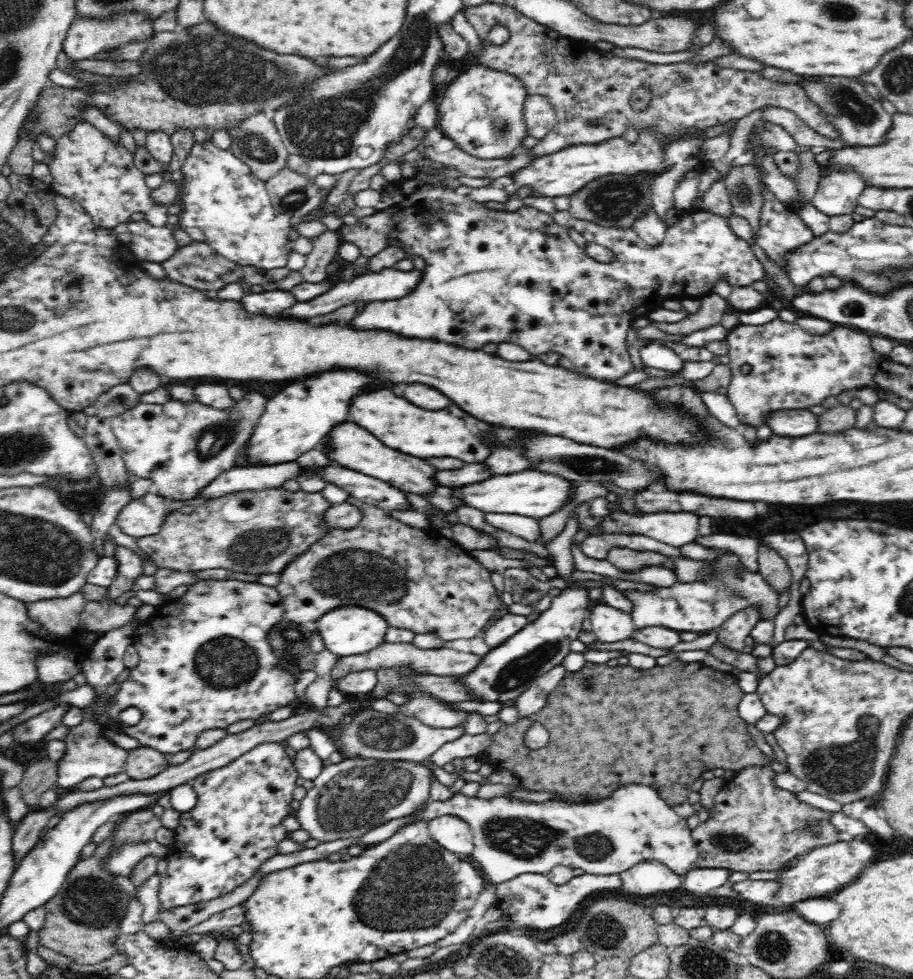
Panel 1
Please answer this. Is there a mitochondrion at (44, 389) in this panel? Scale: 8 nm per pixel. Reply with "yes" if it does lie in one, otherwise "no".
no

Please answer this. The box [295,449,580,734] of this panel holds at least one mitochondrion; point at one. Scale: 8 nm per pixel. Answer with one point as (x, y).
(351, 574)

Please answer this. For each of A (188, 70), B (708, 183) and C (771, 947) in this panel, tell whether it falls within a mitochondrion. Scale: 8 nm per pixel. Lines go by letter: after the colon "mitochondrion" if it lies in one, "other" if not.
A: mitochondrion
B: other
C: mitochondrion

